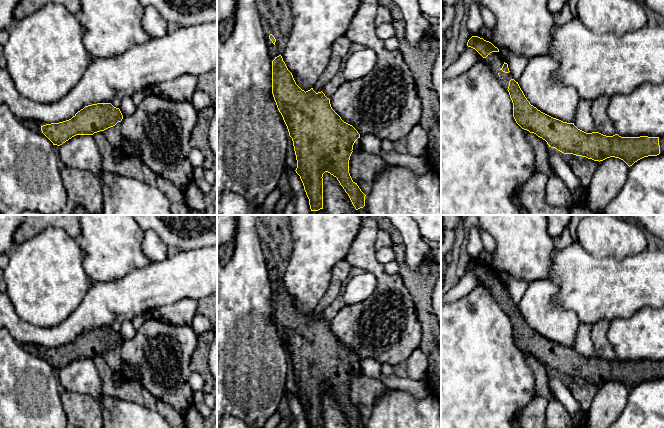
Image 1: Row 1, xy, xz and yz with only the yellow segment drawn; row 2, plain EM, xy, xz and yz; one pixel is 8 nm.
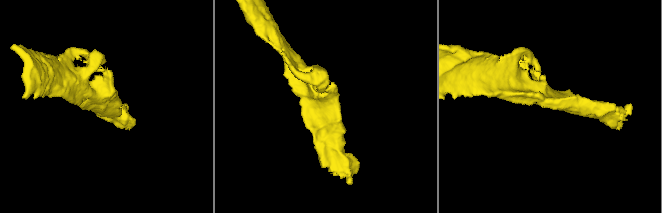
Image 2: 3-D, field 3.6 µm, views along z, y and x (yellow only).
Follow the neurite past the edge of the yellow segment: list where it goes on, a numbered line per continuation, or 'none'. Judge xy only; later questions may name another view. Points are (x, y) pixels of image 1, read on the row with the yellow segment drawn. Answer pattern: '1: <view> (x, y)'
none

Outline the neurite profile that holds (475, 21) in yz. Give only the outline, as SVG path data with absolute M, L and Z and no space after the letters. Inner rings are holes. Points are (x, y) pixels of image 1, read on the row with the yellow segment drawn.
M471 4L468 8L467 28L473 36L477 36L482 26L483 18L479 6L477 4Z

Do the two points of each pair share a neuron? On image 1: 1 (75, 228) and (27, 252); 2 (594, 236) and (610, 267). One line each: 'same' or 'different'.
1: different
2: different

